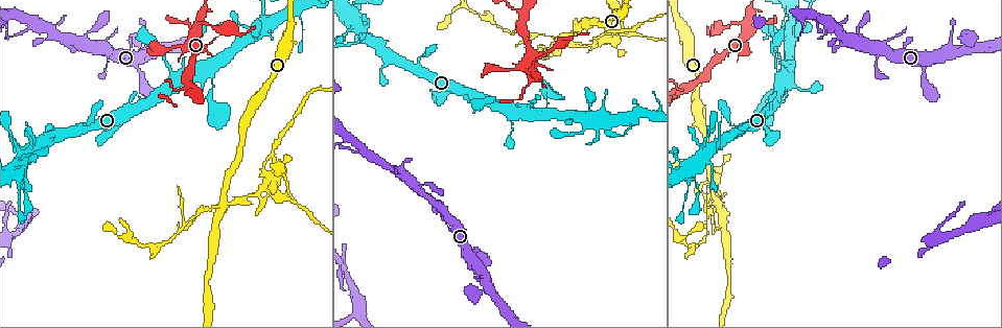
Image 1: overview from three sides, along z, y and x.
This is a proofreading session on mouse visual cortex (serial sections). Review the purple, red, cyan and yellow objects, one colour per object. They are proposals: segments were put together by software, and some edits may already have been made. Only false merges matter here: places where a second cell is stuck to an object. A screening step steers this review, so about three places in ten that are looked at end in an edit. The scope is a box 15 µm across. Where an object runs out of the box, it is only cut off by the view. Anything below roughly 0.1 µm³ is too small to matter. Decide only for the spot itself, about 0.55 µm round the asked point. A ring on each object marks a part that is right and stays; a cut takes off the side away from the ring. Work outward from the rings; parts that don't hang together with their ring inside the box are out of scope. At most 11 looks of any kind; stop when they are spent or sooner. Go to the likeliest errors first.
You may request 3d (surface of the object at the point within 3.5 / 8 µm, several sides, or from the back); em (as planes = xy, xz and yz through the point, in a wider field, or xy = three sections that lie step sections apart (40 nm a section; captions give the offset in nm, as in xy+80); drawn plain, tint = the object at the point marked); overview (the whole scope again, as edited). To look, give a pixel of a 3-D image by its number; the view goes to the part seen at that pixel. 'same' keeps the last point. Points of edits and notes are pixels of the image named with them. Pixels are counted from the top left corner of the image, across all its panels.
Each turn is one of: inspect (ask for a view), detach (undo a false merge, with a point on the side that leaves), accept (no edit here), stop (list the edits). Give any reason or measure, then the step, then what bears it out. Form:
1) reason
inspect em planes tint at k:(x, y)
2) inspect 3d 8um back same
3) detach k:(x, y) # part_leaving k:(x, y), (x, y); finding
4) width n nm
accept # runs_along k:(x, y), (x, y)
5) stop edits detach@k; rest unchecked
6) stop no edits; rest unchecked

four-way junction
inspect 3d 3.5um at 1:(225, 206)

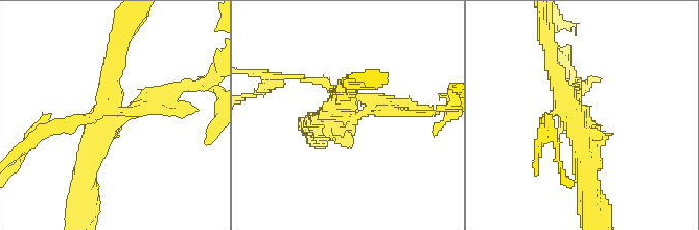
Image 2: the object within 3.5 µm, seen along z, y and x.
inspect em xy step 2 tint at 2:(345, 111)

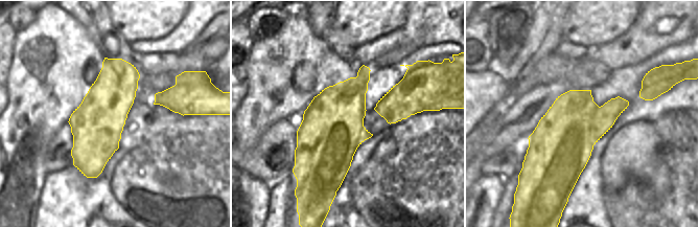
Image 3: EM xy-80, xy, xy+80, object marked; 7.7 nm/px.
detach 2:(159, 111) # part_leaving 2:(130, 110), (159, 93), (213, 77); two cells meet here

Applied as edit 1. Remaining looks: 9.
redraw
inspect overview

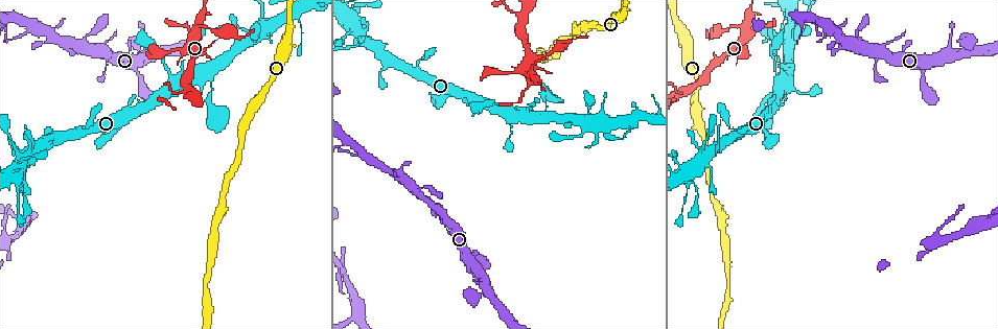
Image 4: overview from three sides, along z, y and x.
sharp bend
inspect 3d 8um at 4:(480, 295)

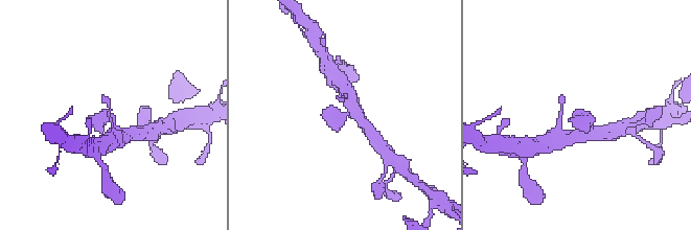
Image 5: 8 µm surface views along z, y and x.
closer look
inspect 3d 3.5um at 5:(113, 113)

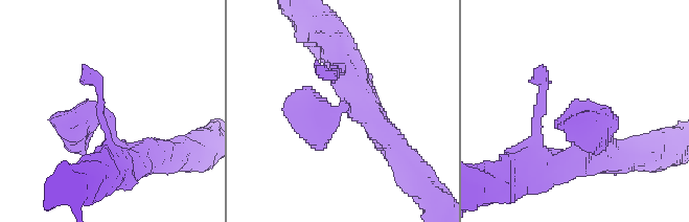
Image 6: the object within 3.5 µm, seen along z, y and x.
inspect em xy step 5 tint at 6:(105, 113)

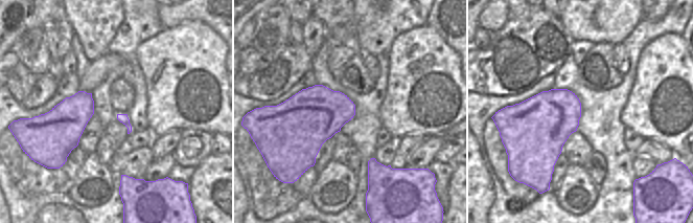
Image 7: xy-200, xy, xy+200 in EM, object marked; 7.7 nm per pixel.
width 400 nm
accept # runs_along 6:(122, 167), (84, 151); one cell here

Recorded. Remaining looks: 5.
thick turns thin
inspect 3d 3.5um at 4:(198, 25)

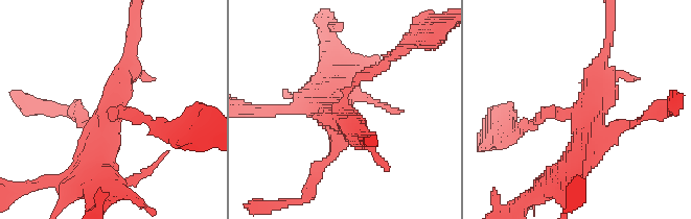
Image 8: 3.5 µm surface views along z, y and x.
inspect em xy step 3 tint at 8:(345, 114)

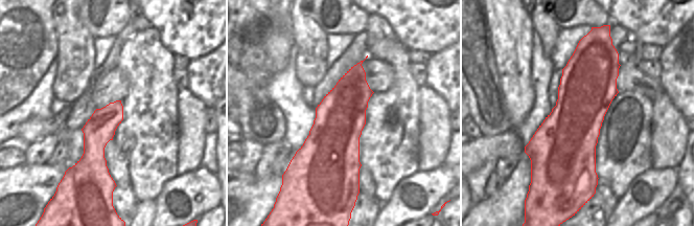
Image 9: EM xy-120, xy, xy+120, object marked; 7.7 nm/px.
detach 8:(145, 119) # part_leaving 8:(115, 112), (173, 131), (199, 128); two cells meet here

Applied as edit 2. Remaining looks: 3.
sharp bend
inspect 3d 3.5um back at 4:(208, 77)

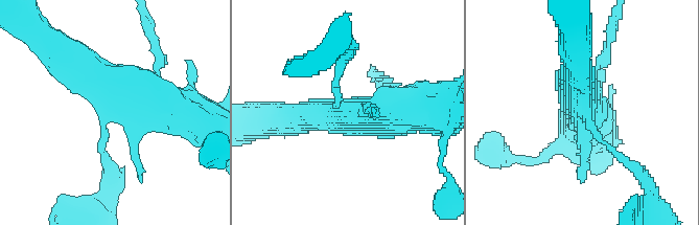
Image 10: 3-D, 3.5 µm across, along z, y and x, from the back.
need the tissue
inspect em xy step 1 tint at 10:(120, 103)

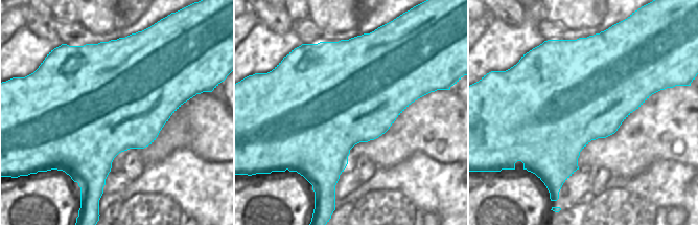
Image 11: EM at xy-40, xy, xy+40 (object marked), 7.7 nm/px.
accept # runs_along 10:(197, 117), (72, 63); one cell here

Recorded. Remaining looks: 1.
stop edits detach@2, detach@8; rest unchecked

